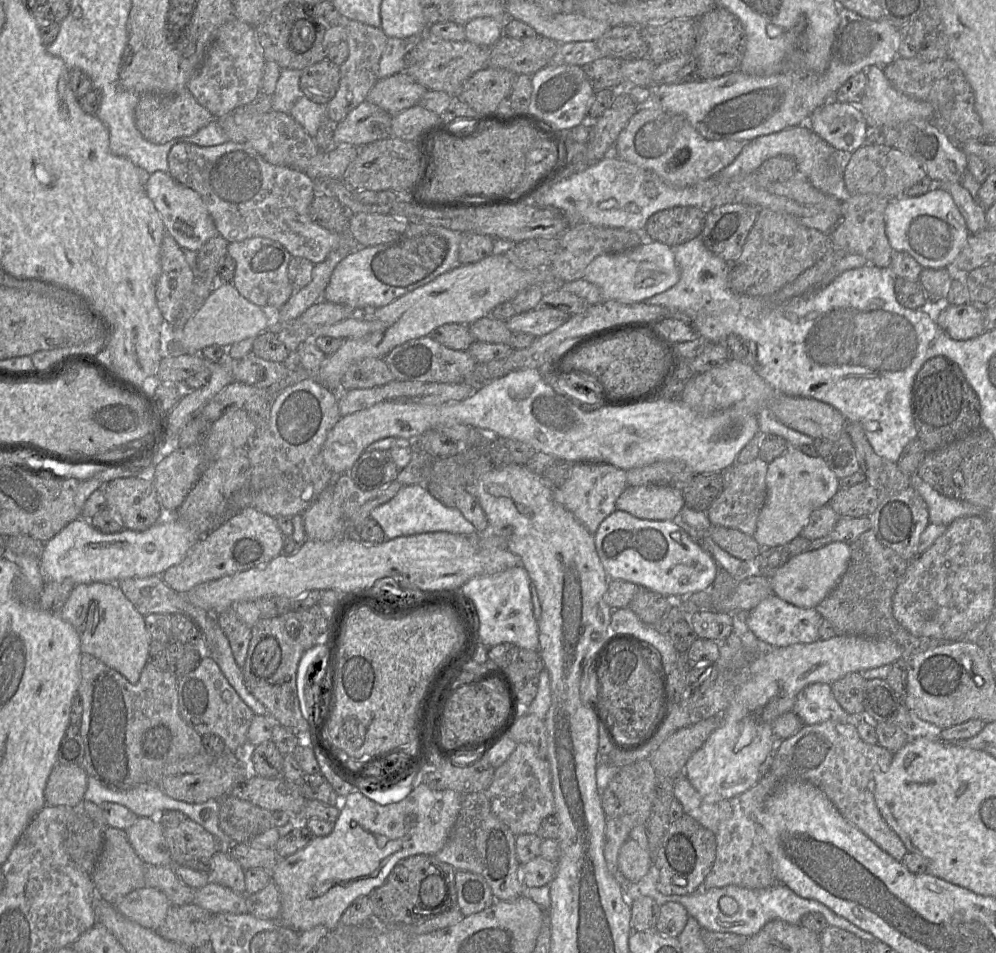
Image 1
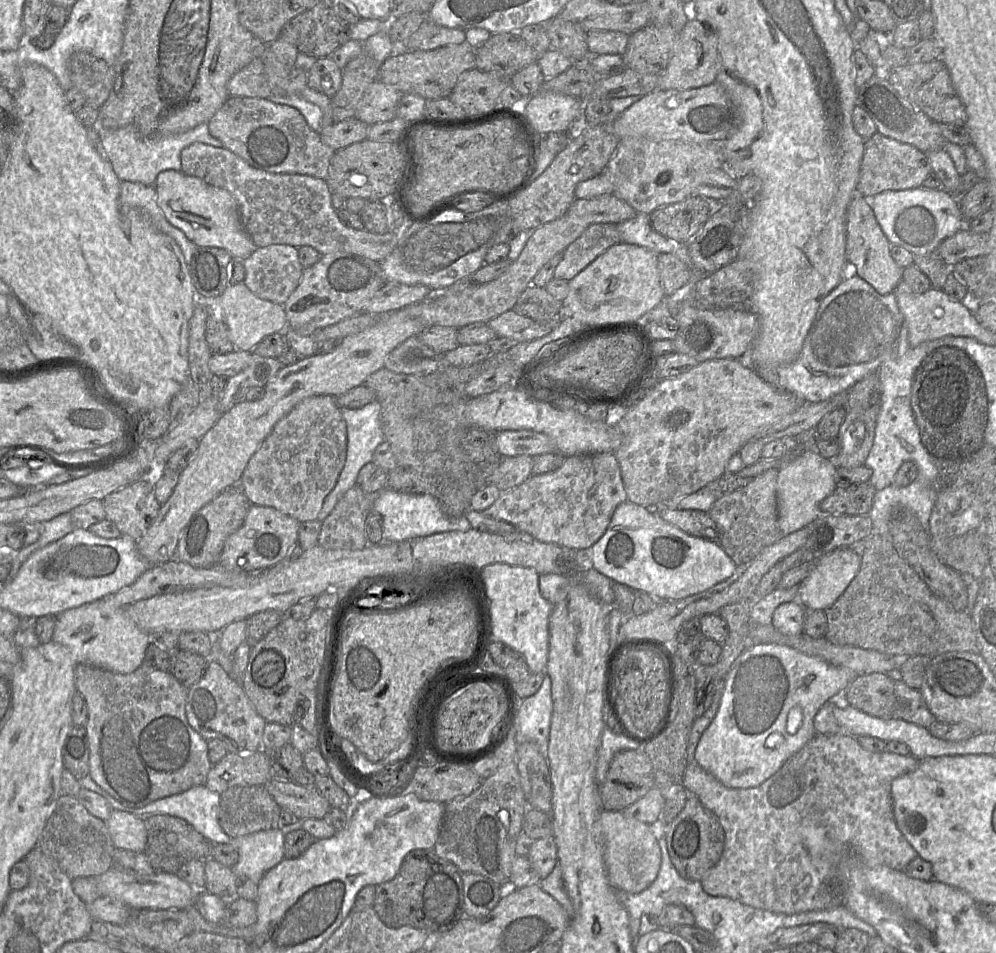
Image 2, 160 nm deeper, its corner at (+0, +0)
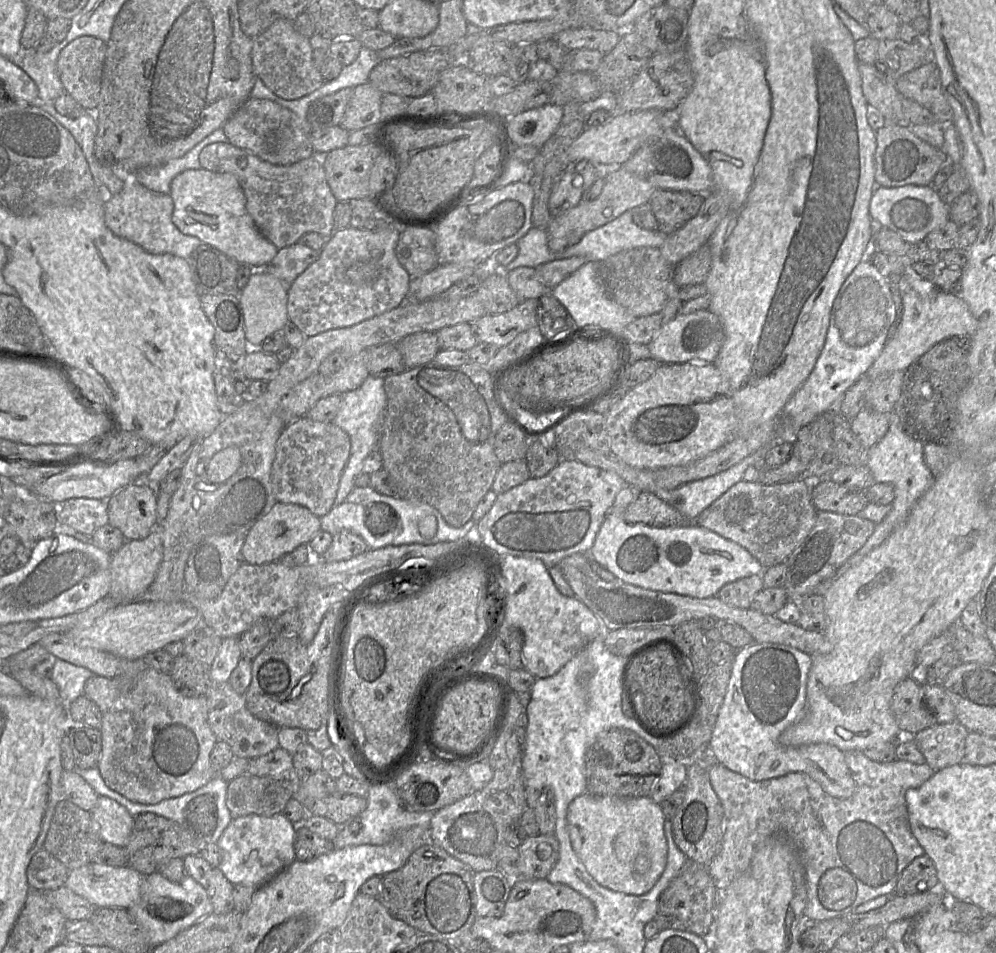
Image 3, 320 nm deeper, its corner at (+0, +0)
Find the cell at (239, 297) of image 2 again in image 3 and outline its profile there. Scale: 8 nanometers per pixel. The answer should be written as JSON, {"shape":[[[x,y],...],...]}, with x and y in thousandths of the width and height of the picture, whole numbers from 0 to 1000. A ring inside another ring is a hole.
{"shape":[[[266,282],[255,283],[248,299],[239,306],[245,332],[246,354],[252,365],[260,365],[265,356],[283,346],[289,338],[289,300]]]}

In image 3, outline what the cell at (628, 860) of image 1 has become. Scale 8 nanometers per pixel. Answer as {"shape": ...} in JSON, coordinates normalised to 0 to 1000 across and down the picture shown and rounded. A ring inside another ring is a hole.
{"shape":[[[585,832],[569,850],[574,890],[591,917],[615,935],[645,939],[663,921],[670,900],[667,854],[663,844],[652,835],[623,837]]]}

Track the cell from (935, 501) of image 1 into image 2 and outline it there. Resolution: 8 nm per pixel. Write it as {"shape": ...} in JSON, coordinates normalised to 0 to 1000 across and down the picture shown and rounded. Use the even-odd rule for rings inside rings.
{"shape":[[[918,505],[909,511],[892,510],[881,515],[871,538],[877,550],[877,558],[892,561],[894,536],[900,529],[915,534],[924,550],[933,556],[934,542],[941,518],[940,510],[931,510],[923,505]]]}

